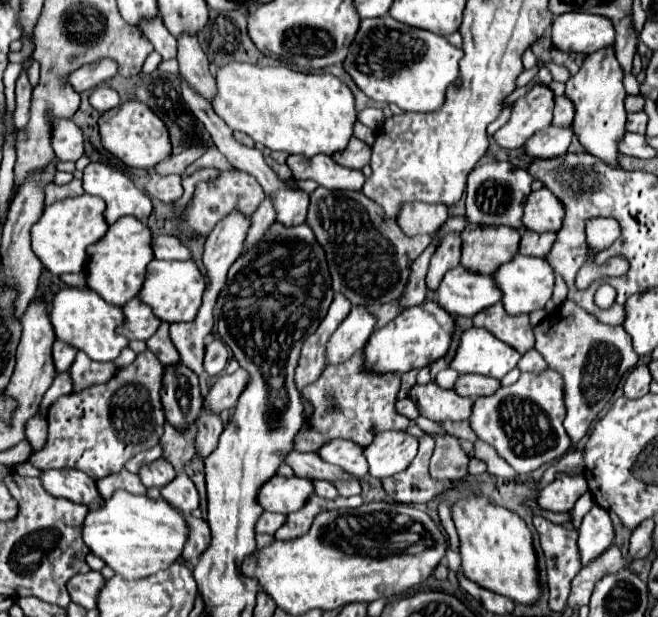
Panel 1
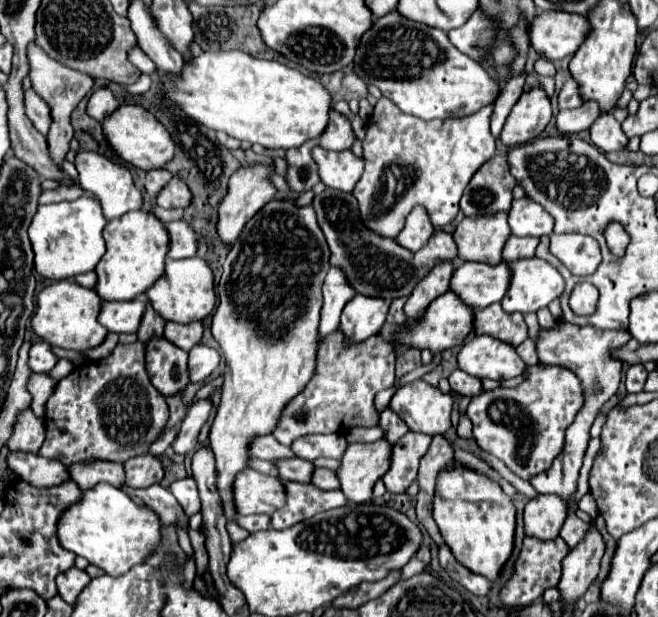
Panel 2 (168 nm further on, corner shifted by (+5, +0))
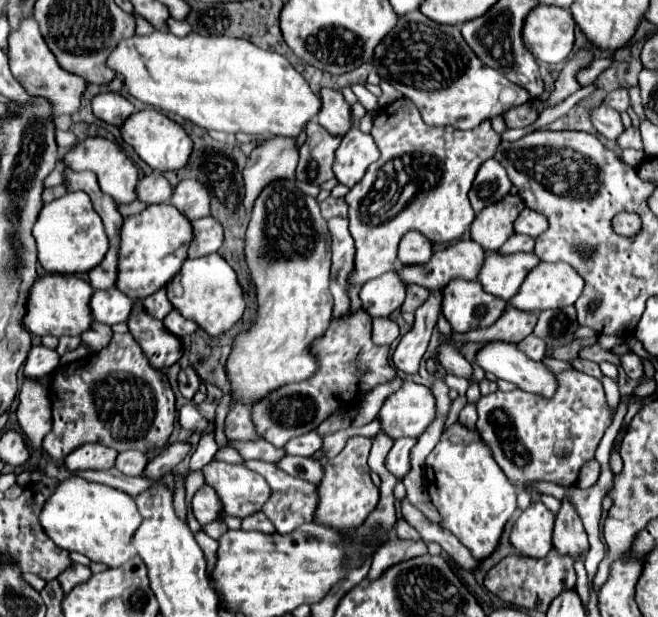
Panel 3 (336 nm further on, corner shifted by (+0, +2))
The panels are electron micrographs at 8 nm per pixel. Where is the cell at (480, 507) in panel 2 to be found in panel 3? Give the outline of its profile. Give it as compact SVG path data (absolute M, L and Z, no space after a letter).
M456 423L442 433L440 443L426 457L426 487L428 487L428 495L434 507L438 509L442 517L440 525L452 531L460 539L460 543L472 551L474 559L484 561L486 557L490 557L500 543L504 525L516 511L516 487L500 471L498 463L492 459L492 451L484 445L484 441L480 439L476 431L468 431Z

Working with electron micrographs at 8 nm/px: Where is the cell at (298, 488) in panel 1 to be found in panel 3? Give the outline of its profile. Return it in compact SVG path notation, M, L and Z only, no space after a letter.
M210 461L204 467L206 483L218 493L224 503L224 513L234 517L248 517L262 511L268 495L268 483L262 475L246 465L230 465L224 461Z

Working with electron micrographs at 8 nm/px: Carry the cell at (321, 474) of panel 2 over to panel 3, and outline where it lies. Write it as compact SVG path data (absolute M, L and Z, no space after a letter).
M286 455L286 457L278 463L278 467L284 469L288 475L306 479L306 481L316 483L316 485L320 485L320 479L324 477L324 467L322 467L322 463L320 463L320 461L314 461L312 457L310 457L310 459L304 459L304 457Z

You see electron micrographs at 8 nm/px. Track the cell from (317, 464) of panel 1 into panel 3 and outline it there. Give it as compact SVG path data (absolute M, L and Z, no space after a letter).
M236 405L226 417L226 437L232 441L256 441L256 425L252 423L252 415L248 407Z

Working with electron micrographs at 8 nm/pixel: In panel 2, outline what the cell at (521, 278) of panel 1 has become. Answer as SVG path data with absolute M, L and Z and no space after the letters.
M523 259L509 263L513 277L509 291L501 305L507 313L535 313L547 307L553 299L559 299L565 289L561 273L543 259Z

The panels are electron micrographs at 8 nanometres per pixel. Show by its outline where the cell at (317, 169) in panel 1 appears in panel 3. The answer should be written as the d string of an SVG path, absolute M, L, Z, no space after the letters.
M352 127L334 155L334 177L346 187L354 187L366 173L366 167L378 159L378 147L372 135L364 135L358 127Z

